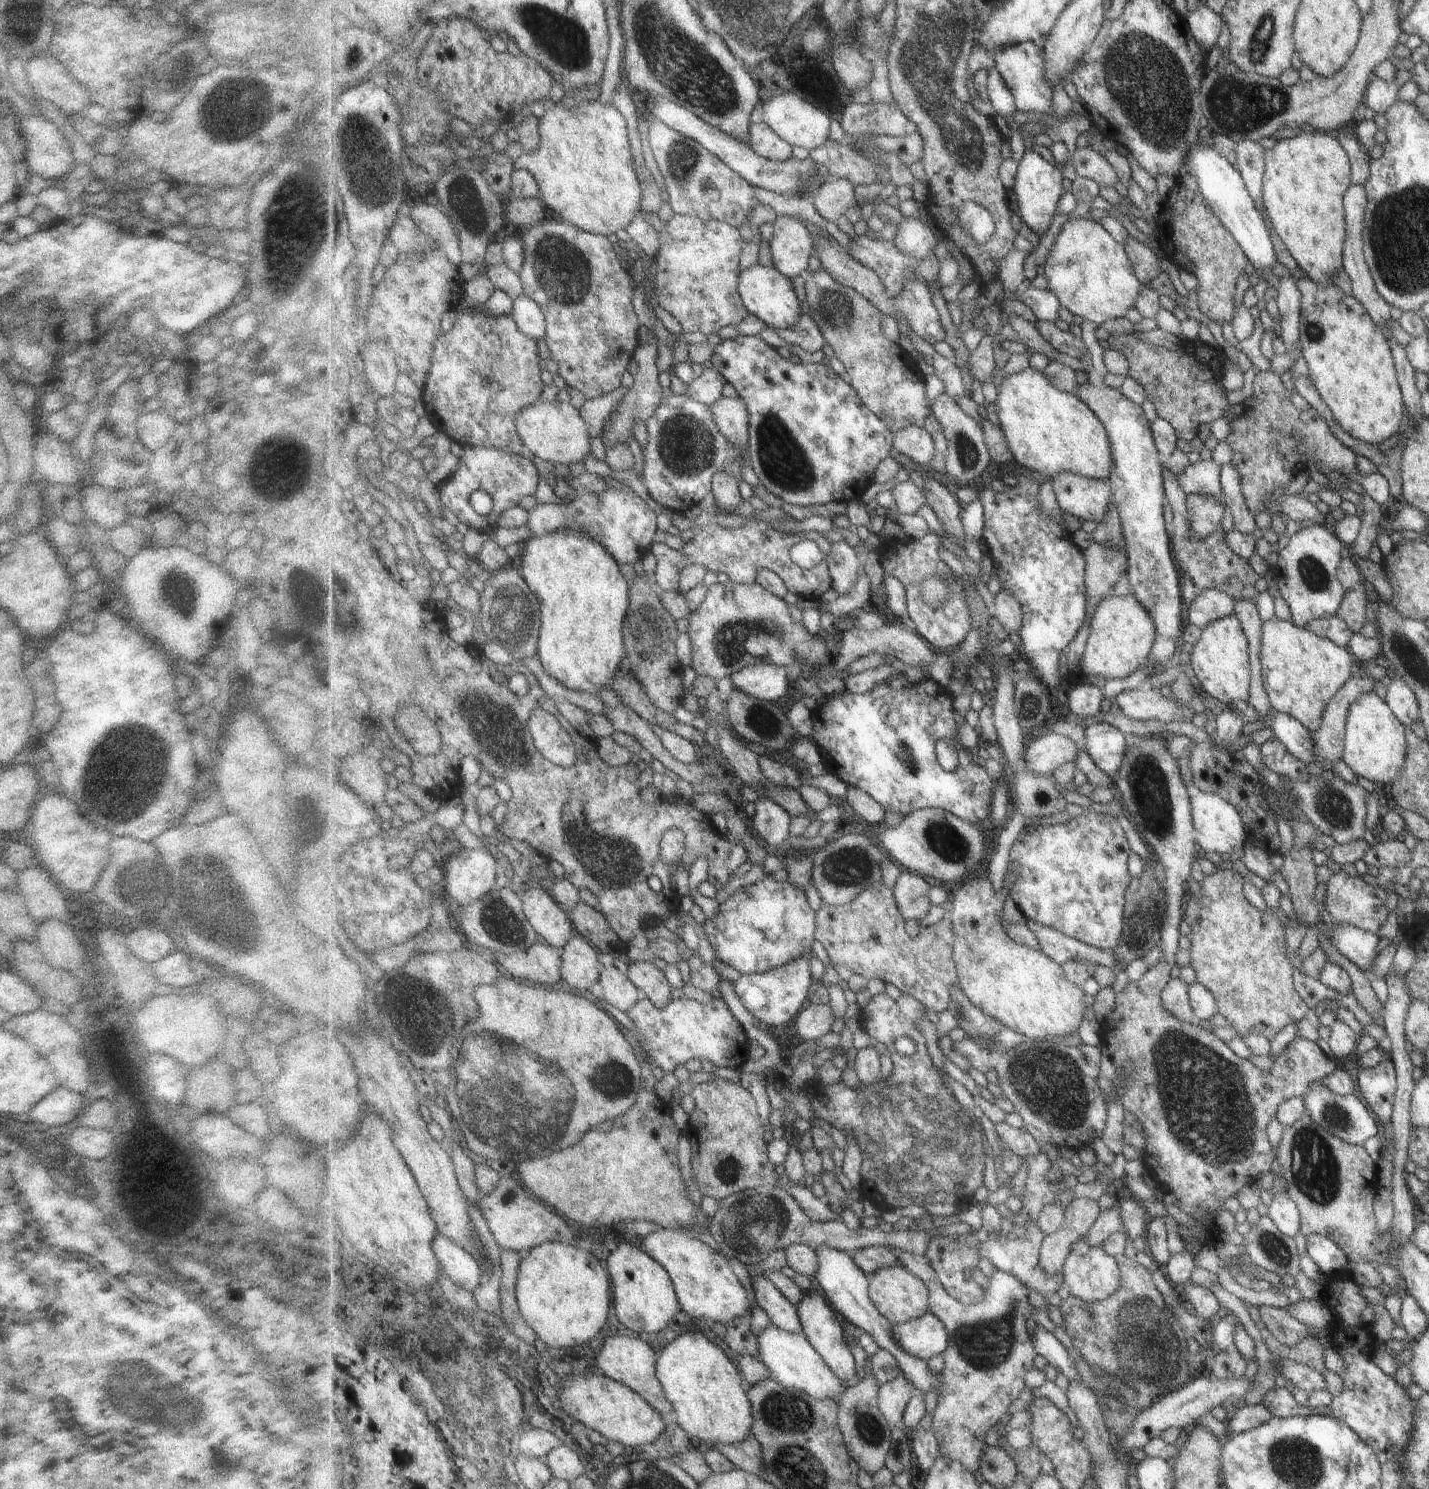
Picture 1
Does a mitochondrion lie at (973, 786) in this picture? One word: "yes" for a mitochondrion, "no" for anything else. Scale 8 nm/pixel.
no

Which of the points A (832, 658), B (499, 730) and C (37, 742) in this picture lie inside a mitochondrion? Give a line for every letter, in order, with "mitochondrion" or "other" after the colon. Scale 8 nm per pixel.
A: other
B: mitochondrion
C: other

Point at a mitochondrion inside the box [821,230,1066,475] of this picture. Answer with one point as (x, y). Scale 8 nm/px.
(966, 449)

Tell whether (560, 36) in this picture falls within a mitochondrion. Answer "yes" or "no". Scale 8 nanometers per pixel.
yes

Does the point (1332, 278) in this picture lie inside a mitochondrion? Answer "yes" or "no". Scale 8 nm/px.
no

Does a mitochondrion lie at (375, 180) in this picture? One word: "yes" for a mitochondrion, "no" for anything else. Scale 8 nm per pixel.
yes

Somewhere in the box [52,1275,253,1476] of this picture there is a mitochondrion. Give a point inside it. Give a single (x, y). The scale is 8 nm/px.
(130, 1383)

